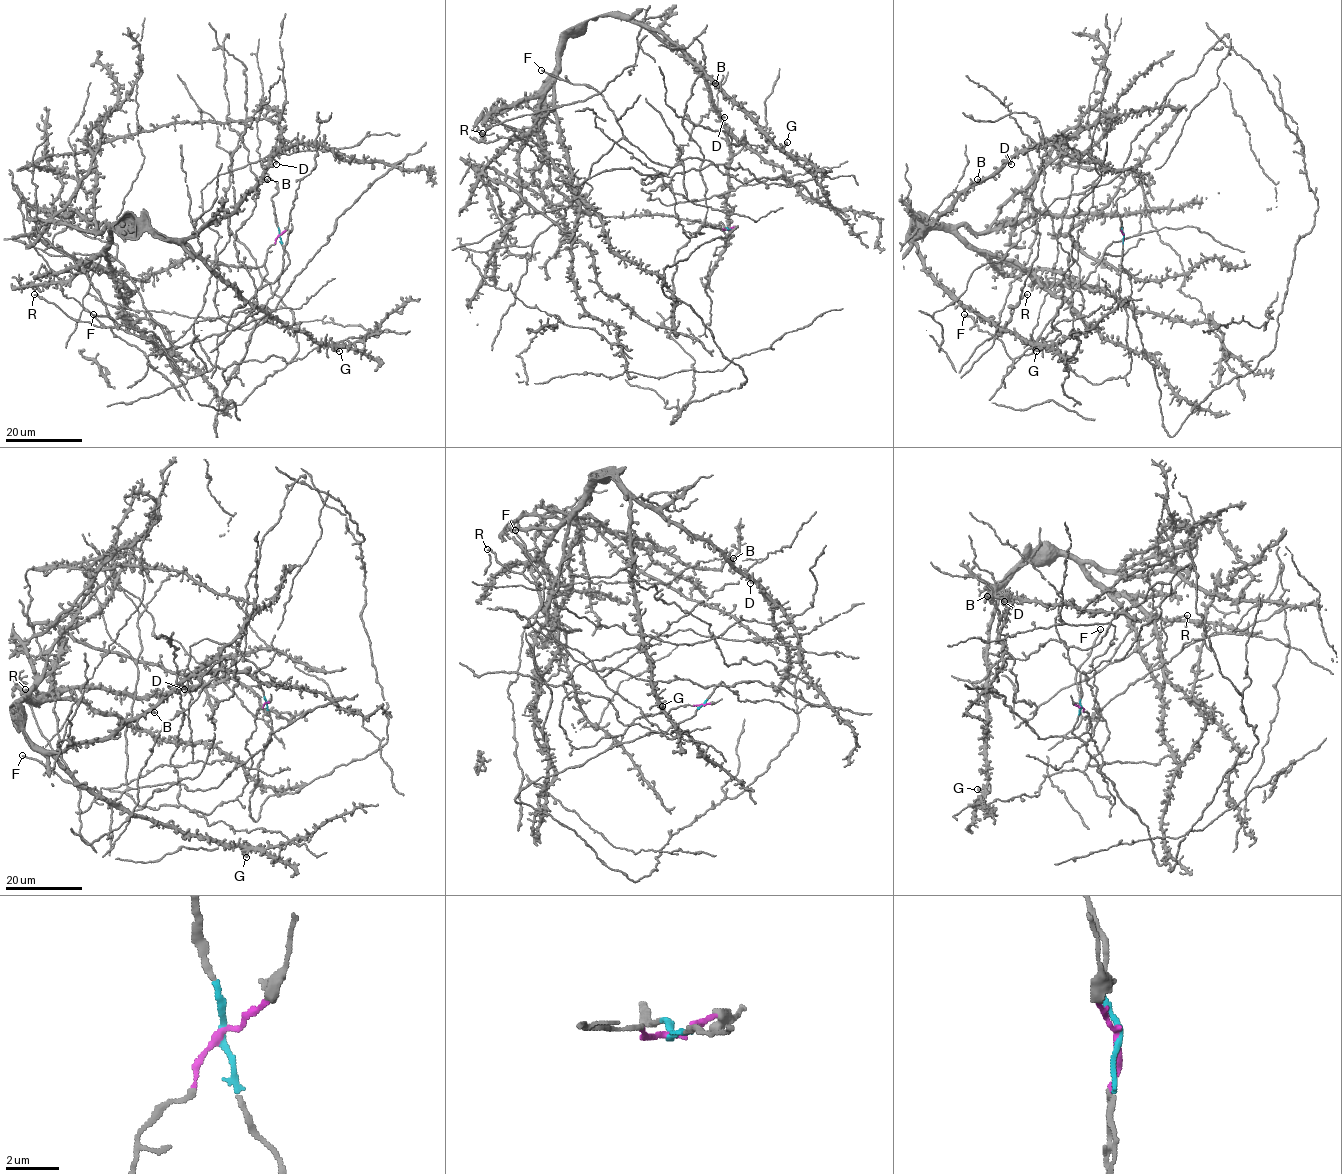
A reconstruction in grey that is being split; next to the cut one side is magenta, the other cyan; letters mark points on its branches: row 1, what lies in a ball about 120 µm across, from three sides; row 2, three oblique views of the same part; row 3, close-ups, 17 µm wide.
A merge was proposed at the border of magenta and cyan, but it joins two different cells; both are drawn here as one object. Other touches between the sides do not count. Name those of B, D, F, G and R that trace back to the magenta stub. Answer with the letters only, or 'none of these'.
none of these

